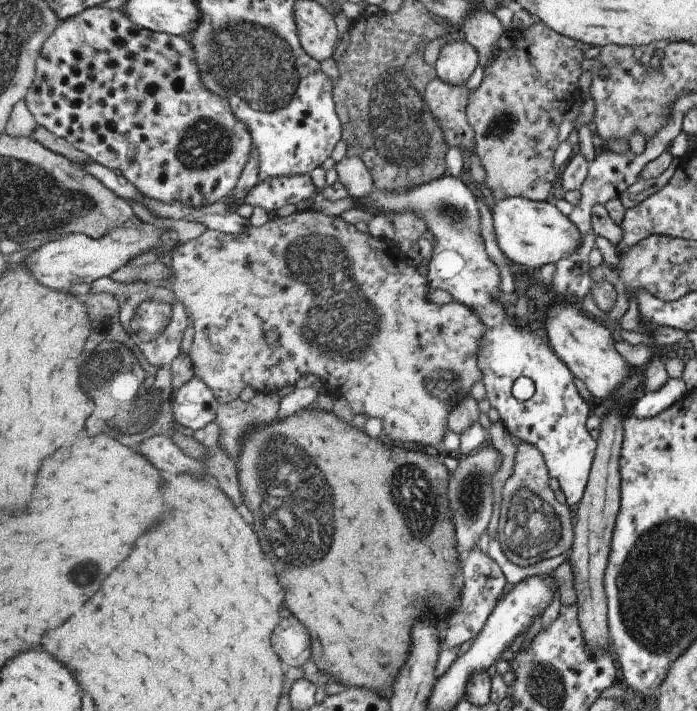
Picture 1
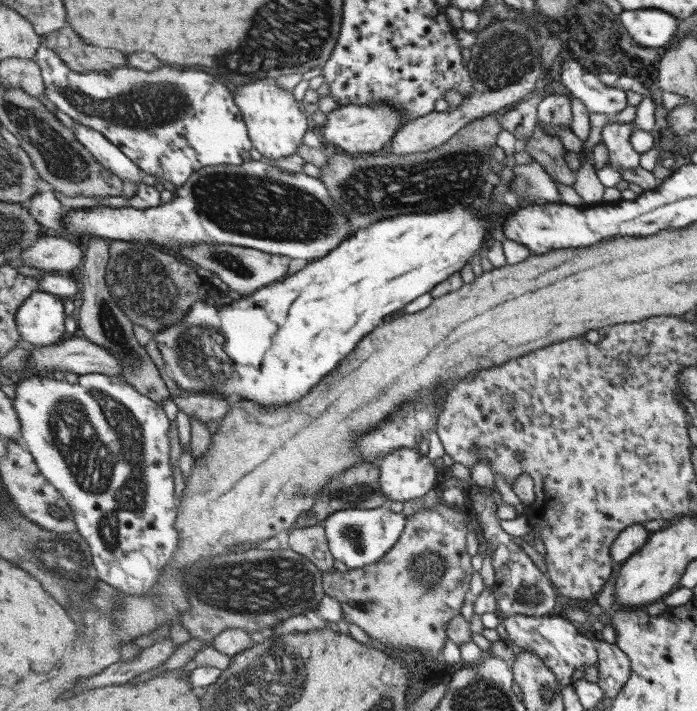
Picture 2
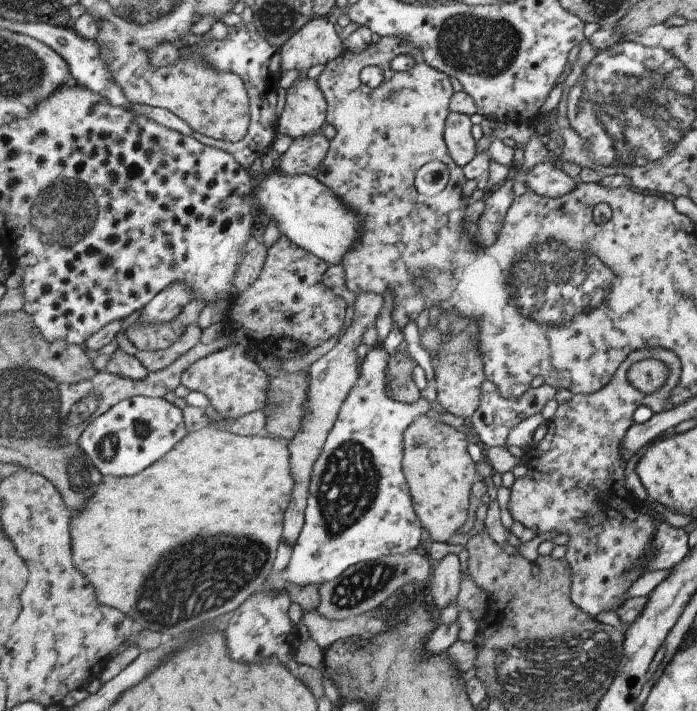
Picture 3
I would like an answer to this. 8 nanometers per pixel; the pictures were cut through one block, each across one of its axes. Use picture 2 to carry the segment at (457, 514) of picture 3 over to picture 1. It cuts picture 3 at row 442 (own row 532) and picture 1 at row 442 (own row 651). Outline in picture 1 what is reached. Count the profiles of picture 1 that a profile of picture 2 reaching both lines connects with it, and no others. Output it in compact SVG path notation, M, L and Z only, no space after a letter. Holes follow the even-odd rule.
M295 210L287 218L271 216L271 220L267 224L263 224L261 228L251 224L241 234L223 234L223 232L207 230L201 238L191 240L187 244L179 244L179 248L175 248L175 252L173 252L173 262L169 266L171 278L169 278L169 282L163 282L163 284L175 292L175 296L185 304L185 308L189 312L189 318L191 318L191 324L195 330L195 338L193 338L189 356L195 362L197 378L205 380L205 384L215 392L215 396L221 404L229 404L229 402L237 400L237 396L241 394L241 390L247 384L253 386L253 390L259 394L277 394L279 390L283 390L287 386L295 386L303 376L313 374L323 382L323 386L327 386L327 382L331 384L331 396L335 396L339 390L339 398L345 398L349 402L349 410L353 416L363 414L367 418L379 418L381 426L383 426L381 432L389 440L401 442L401 444L415 442L415 444L437 448L437 444L443 442L445 434L449 432L449 426L447 426L449 412L465 398L465 394L469 394L469 388L475 382L483 380L483 372L477 364L479 362L477 352L481 346L485 324L477 316L477 312L473 312L469 306L465 306L461 302L451 300L445 306L435 306L433 302L427 302L425 278L419 274L417 268L413 268L409 264L403 248L399 248L393 242L379 242L379 240L383 240L383 238L373 238L371 234L361 234L355 226L349 226L343 218L331 218L331 216L327 216L323 212L315 212L315 210L305 210L305 212Z

